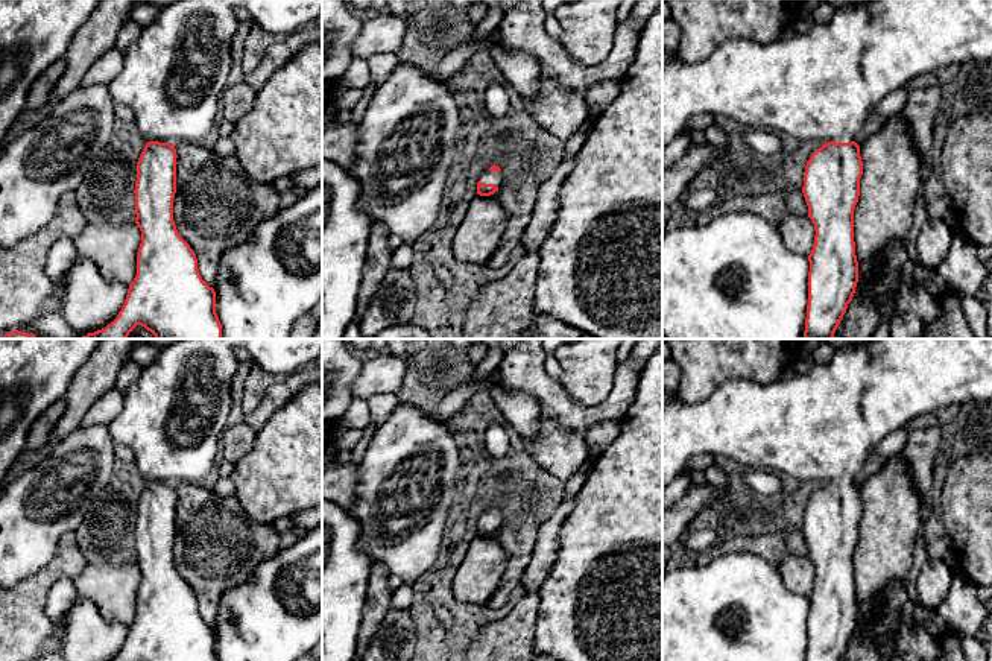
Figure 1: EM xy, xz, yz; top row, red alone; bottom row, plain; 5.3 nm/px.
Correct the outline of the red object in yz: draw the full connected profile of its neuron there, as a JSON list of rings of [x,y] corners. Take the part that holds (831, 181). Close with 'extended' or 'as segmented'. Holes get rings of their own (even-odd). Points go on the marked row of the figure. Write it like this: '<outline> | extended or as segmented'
[[[872,0],[869,3],[837,8],[825,24],[814,24],[805,33],[779,36],[769,44],[760,44],[749,40],[728,40],[722,43],[714,53],[696,64],[682,59],[662,62],[662,150],[685,131],[685,126],[694,115],[712,114],[725,115],[749,129],[764,129],[775,134],[787,134],[799,141],[823,141],[825,144],[814,150],[805,166],[802,193],[808,205],[808,217],[814,225],[814,245],[808,255],[808,304],[805,318],[804,339],[832,339],[834,333],[852,301],[858,283],[858,261],[854,242],[854,210],[860,196],[860,178],[863,175],[863,161],[855,135],[861,129],[872,109],[892,91],[905,88],[916,76],[933,73],[940,67],[963,64],[969,61],[992,61],[992,0]]] | extended

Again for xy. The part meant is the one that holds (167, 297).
[[[176,0],[160,9],[150,24],[125,50],[120,73],[108,87],[117,105],[129,106],[147,141],[137,163],[135,223],[141,231],[137,275],[117,318],[79,339],[126,339],[141,325],[155,339],[223,339],[216,313],[216,292],[201,277],[197,258],[173,220],[176,193],[176,143],[199,143],[211,131],[231,73],[231,40],[237,9],[245,9],[266,32],[287,36],[313,26],[322,0]]] | extended

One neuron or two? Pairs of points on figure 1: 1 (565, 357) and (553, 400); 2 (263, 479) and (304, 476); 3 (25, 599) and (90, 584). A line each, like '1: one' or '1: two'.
1: two
2: one
3: two

